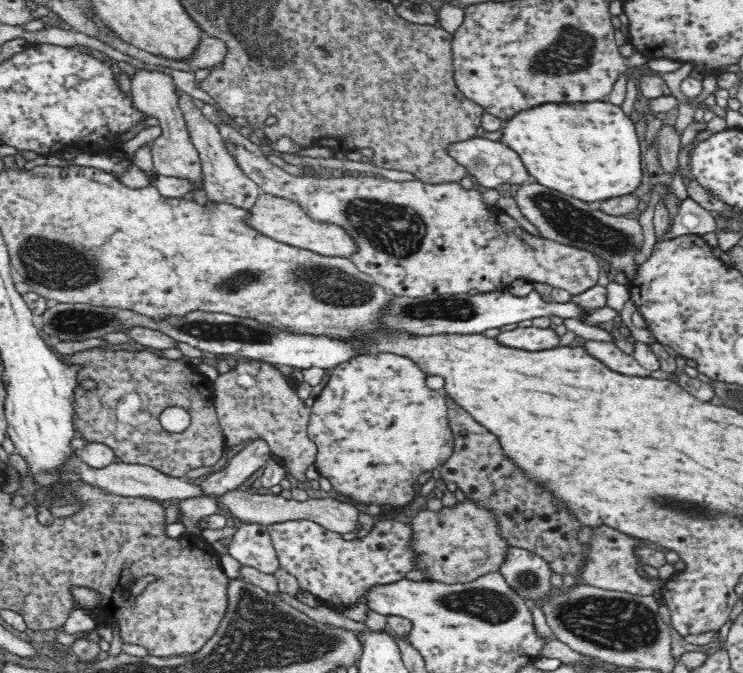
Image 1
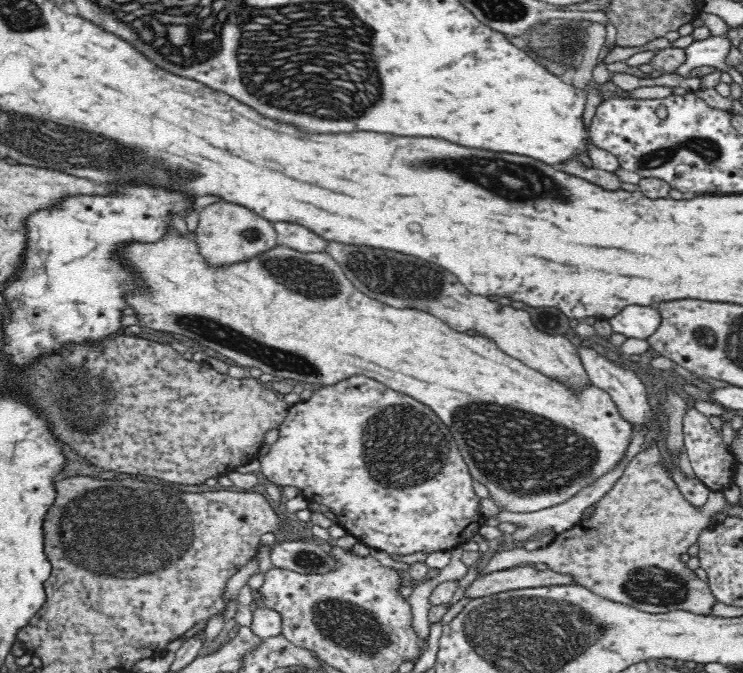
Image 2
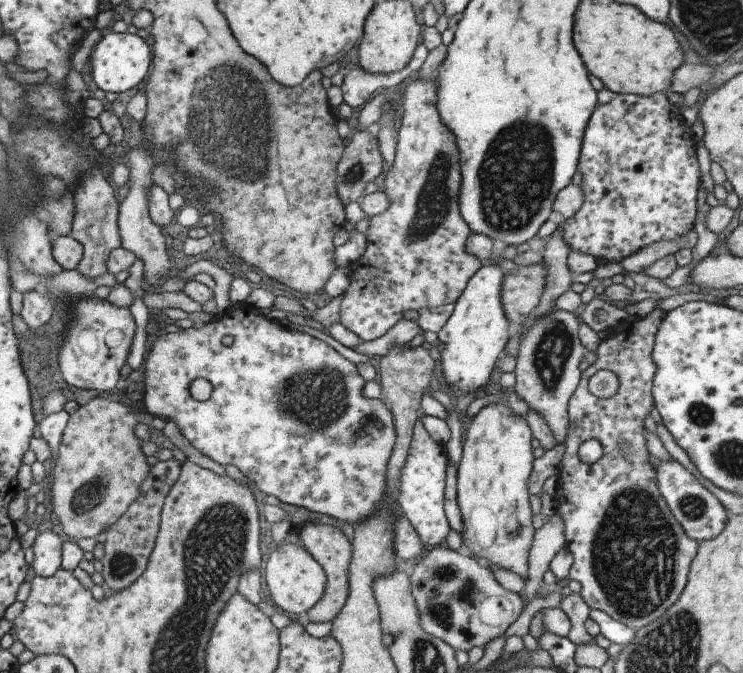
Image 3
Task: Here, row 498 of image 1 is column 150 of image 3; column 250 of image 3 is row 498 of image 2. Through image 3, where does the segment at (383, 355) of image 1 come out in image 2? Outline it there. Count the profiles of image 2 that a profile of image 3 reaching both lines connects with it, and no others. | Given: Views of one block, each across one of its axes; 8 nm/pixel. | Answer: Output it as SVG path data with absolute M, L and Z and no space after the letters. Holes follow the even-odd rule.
M352 376L352 378L341 380L338 384L316 389L310 399L300 400L299 403L295 403L289 408L286 418L278 429L279 439L271 445L270 451L265 456L257 458L260 461L260 472L264 473L268 478L268 482L280 488L295 486L309 502L317 502L319 505L328 506L336 517L337 524L344 527L347 533L366 546L382 550L382 552L387 552L389 555L398 554L401 556L414 554L415 552L430 554L443 550L450 551L460 548L464 543L466 536L468 536L468 534L464 534L464 530L468 530L468 528L472 530L472 524L476 524L476 522L481 524L485 520L478 510L481 499L474 491L473 478L470 476L460 452L458 452L456 440L452 438L450 430L440 422L440 418L430 408L426 408L418 400L396 392L385 384L372 380L372 378Z

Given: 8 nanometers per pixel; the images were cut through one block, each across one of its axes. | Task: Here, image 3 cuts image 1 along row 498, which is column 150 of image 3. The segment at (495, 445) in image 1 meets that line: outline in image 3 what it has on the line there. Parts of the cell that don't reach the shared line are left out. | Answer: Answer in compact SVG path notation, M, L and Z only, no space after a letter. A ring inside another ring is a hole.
M173 458L166 462L157 461L153 466L149 466L147 476L138 488L137 498L129 504L119 520L107 530L104 555L100 559L101 576L113 592L122 591L133 584L144 571L159 531L159 516L165 496L171 489L171 484L174 484L177 480L180 466L181 464Z

